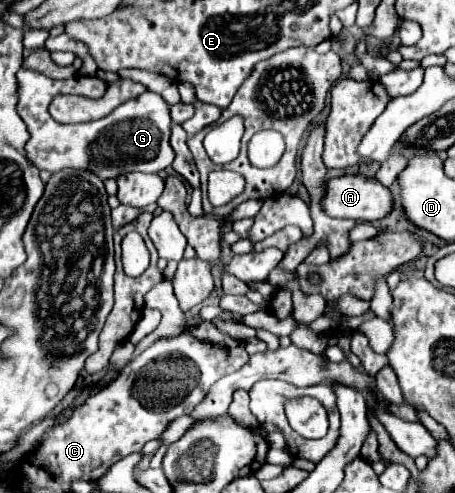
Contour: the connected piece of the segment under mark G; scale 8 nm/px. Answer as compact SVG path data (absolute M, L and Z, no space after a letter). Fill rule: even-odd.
M22 68L18 72L20 102L18 114L28 126L30 140L26 142L26 156L38 170L48 170L50 174L76 168L90 170L98 174L100 180L118 178L128 172L158 172L166 170L174 160L174 150L170 146L170 106L156 92L142 92L140 96L120 104L114 112L100 120L86 124L58 124L50 114L48 106L58 94L82 94L86 98L104 96L106 82L96 76L72 76L68 80L54 80L36 70Z

